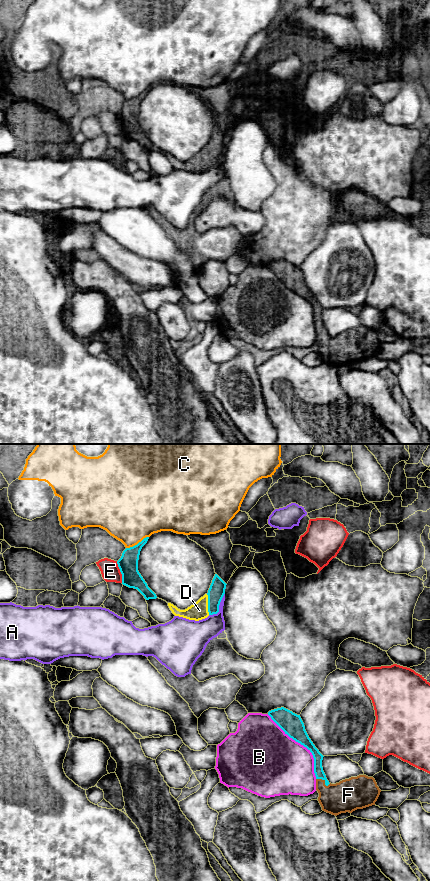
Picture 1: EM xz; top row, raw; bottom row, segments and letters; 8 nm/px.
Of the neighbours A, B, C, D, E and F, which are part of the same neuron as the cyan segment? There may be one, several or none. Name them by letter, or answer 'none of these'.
D, F

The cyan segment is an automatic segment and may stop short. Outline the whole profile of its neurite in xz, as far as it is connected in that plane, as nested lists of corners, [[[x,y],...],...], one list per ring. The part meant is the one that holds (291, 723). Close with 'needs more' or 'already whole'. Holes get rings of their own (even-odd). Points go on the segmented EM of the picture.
[[[281,707],[268,712],[271,719],[290,738],[306,747],[314,758],[314,773],[316,776],[316,790],[319,793],[318,801],[322,810],[332,815],[352,813],[375,805],[381,790],[373,777],[359,775],[331,784],[323,771],[323,755],[309,738],[304,723],[292,711]]]; needs more

